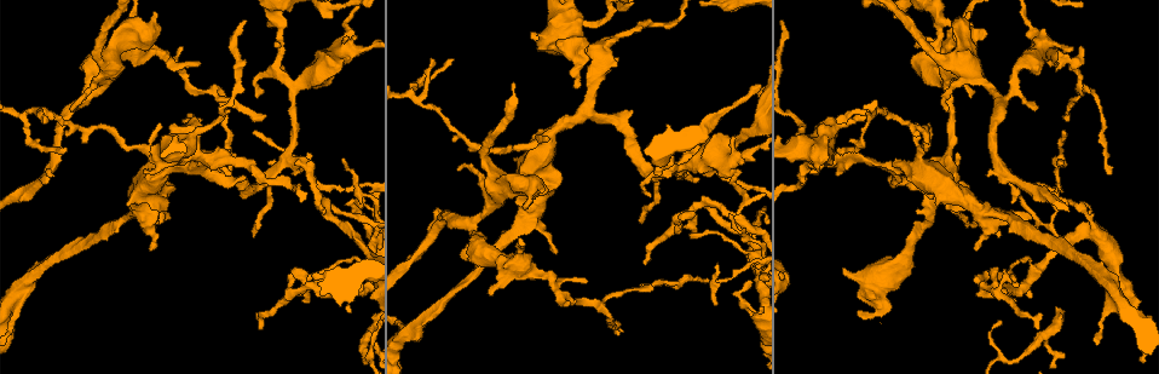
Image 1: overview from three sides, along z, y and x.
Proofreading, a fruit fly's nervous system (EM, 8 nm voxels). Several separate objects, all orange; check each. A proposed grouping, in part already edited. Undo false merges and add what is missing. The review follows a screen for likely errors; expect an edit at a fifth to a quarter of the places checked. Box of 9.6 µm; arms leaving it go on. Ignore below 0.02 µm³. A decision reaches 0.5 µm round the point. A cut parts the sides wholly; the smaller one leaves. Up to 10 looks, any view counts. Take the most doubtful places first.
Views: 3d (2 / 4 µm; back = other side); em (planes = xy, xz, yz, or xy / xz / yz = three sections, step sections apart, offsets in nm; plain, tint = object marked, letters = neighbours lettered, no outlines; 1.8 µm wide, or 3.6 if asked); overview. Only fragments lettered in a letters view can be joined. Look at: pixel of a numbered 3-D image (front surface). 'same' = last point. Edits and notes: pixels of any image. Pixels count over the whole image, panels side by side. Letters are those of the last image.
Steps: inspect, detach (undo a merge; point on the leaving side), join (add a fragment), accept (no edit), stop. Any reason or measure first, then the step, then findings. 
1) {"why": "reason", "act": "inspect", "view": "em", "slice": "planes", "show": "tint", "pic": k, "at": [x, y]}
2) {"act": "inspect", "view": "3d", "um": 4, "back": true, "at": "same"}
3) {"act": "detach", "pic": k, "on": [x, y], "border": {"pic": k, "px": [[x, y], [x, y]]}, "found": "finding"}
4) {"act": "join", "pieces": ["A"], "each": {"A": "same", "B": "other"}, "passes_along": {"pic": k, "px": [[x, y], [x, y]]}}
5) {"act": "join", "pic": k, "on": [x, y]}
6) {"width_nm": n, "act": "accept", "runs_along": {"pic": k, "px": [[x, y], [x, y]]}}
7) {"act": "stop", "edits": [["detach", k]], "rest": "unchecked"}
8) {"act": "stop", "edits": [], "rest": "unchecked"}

{"why": "an open end", "act": "inspect", "view": "3d", "um": 4, "pic": 1, "at": [343, 157]}

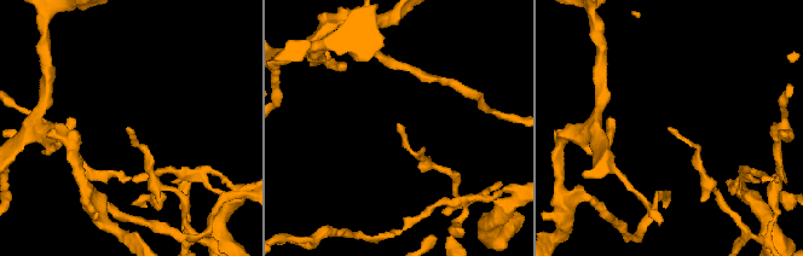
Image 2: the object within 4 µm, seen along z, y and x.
{"act": "inspect", "view": "em", "slice": "yz", "step": 4, "show": "letters", "pic": 2, "at": [128, 127]}

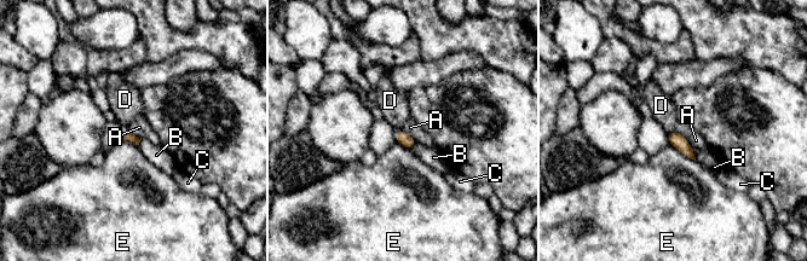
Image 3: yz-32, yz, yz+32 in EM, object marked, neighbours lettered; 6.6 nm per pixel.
{"act": "inspect", "view": "em", "slice": "planes", "show": "letters", "at": "same"}

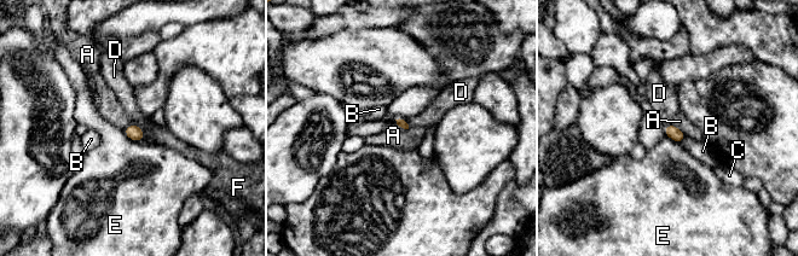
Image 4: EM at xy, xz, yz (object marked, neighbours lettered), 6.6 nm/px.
{"act": "accept", "each": {"A": "other", "B": "other", "C": "other", "D": "other", "E": "other", "F": "other"}, "border": {"pic": 4, "px": [[670, 123], [686, 134]]}, "found": "none of them fits"}

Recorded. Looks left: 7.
{"why": "tapers out", "act": "inspect", "view": "em", "slice": "yz", "step": 16, "show": "tint", "pic": 1, "at": [615, 332]}

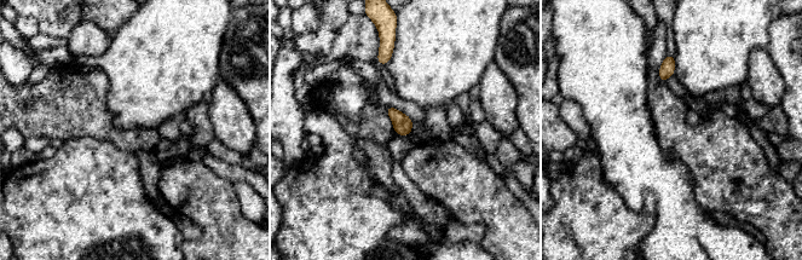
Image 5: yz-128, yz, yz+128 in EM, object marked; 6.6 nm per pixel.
{"act": "inspect", "view": "em", "slice": "planes", "show": "letters", "at": "same"}

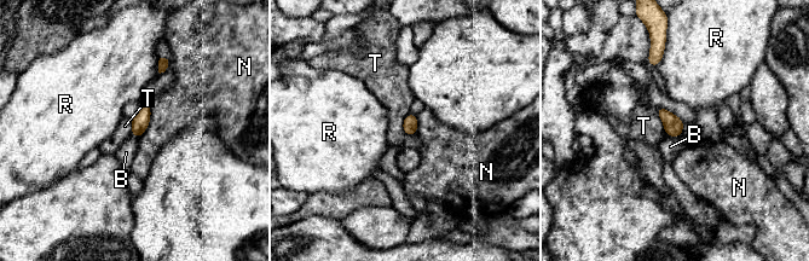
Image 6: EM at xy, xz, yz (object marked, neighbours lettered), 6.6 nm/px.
{"act": "accept", "each": {"B": "other", "N": "other", "R": "other", "T": "other"}, "border": {"pic": 6, "px": [[654, 108], [666, 135]]}, "found": "no lettered fragment goes on from it"}

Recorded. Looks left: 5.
{"why": "branch stops here", "act": "inspect", "view": "3d", "um": 2, "pic": 1, "at": [533, 35]}

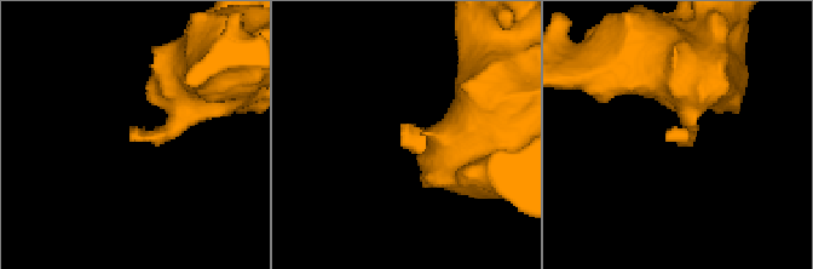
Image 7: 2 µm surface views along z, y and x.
{"act": "inspect", "view": "em", "slice": "yz", "step": 16, "show": "tint", "pic": 7, "at": [403, 126]}

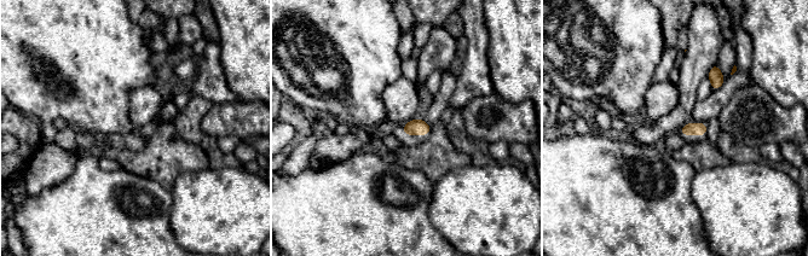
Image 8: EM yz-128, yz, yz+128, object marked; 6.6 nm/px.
{"why": "cut it another way", "act": "inspect", "view": "em", "slice": "planes", "show": "letters", "at": "same"}

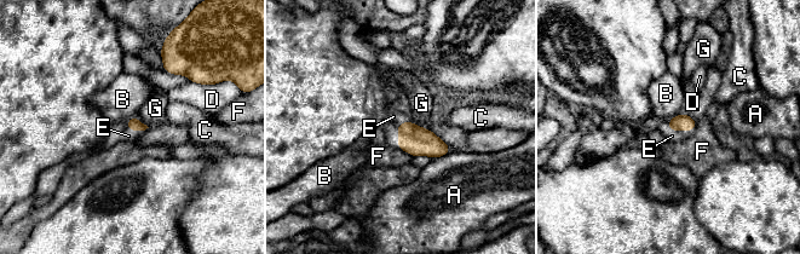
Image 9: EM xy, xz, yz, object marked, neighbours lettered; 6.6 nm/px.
{"longest_contact_nm": ["F", 120], "act": "join", "pieces": ["E"], "each": {"A": "other", "B": "other", "C": "other", "D": "other", "E": "same", "F": "other", "G": "other"}, "passes_along": {"pic": 9, "px": [[680, 122], [669, 128], [672, 136]]}, "found": "it goes on there"}

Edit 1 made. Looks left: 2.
{"act": "stop", "edits": [["join", 9]], "rest": "unchecked"}

